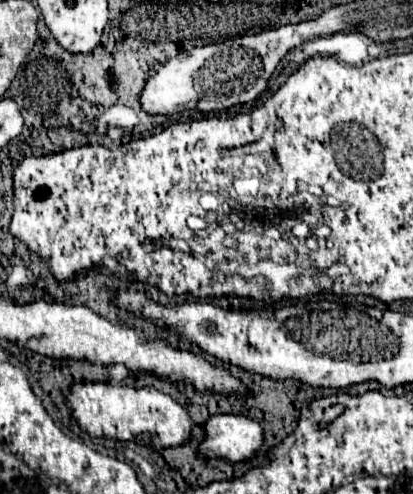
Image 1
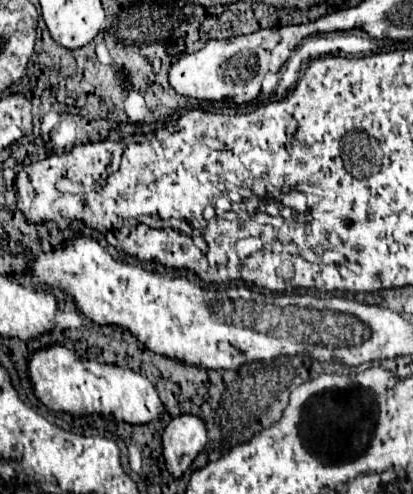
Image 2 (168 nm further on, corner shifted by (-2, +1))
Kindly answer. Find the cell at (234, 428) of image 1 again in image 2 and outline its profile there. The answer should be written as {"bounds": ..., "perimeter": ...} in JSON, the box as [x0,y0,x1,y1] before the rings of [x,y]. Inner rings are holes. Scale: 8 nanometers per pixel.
{"bounds":[163,416,207,476],"perimeter":[[[179,416],[163,432],[163,450],[167,450],[167,470],[181,476],[197,454],[207,446],[207,424],[197,416]]]}

